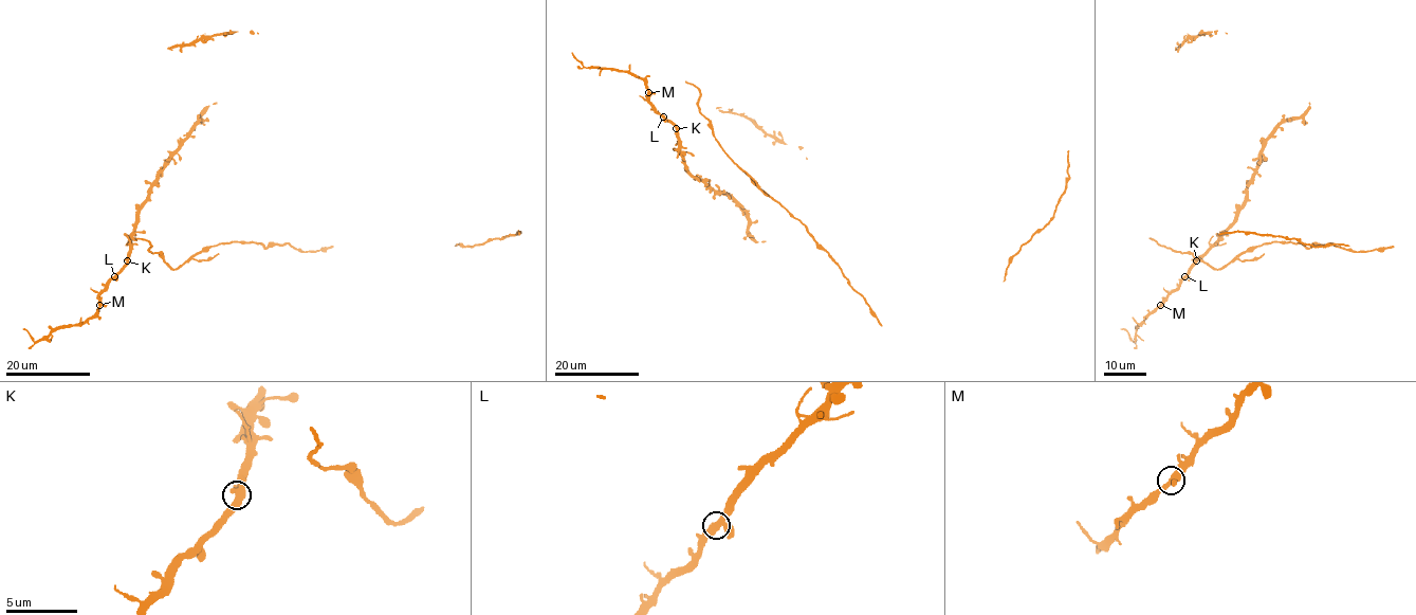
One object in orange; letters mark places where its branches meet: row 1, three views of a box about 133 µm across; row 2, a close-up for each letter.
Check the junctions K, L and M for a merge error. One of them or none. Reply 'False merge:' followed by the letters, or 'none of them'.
False merge: none of them

